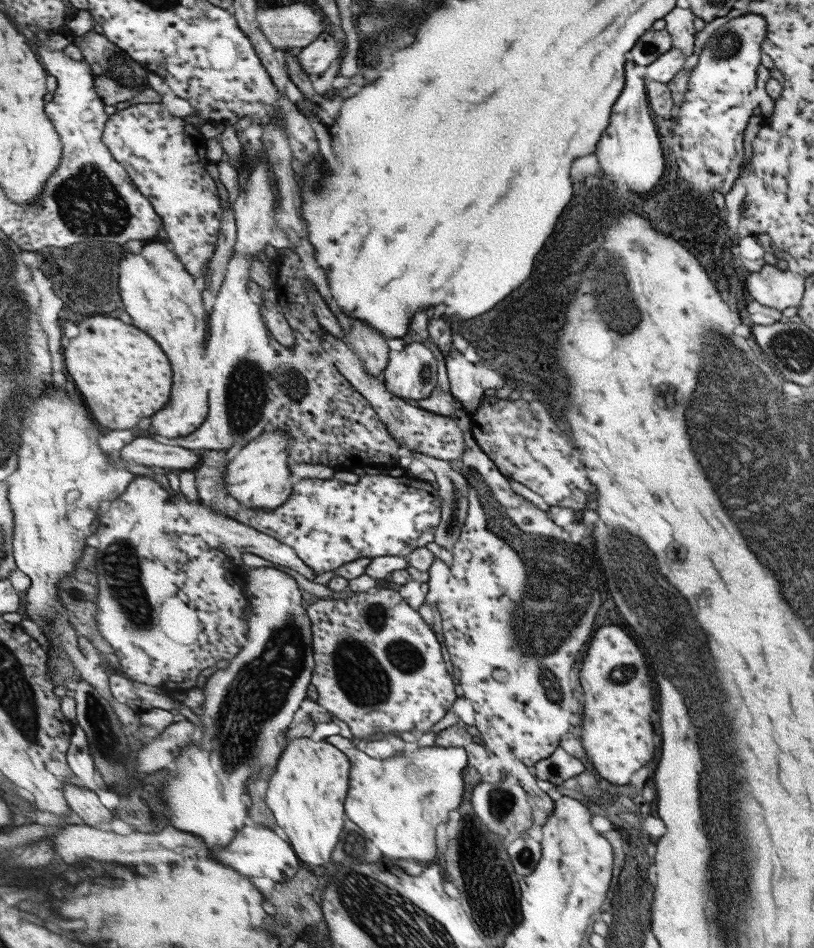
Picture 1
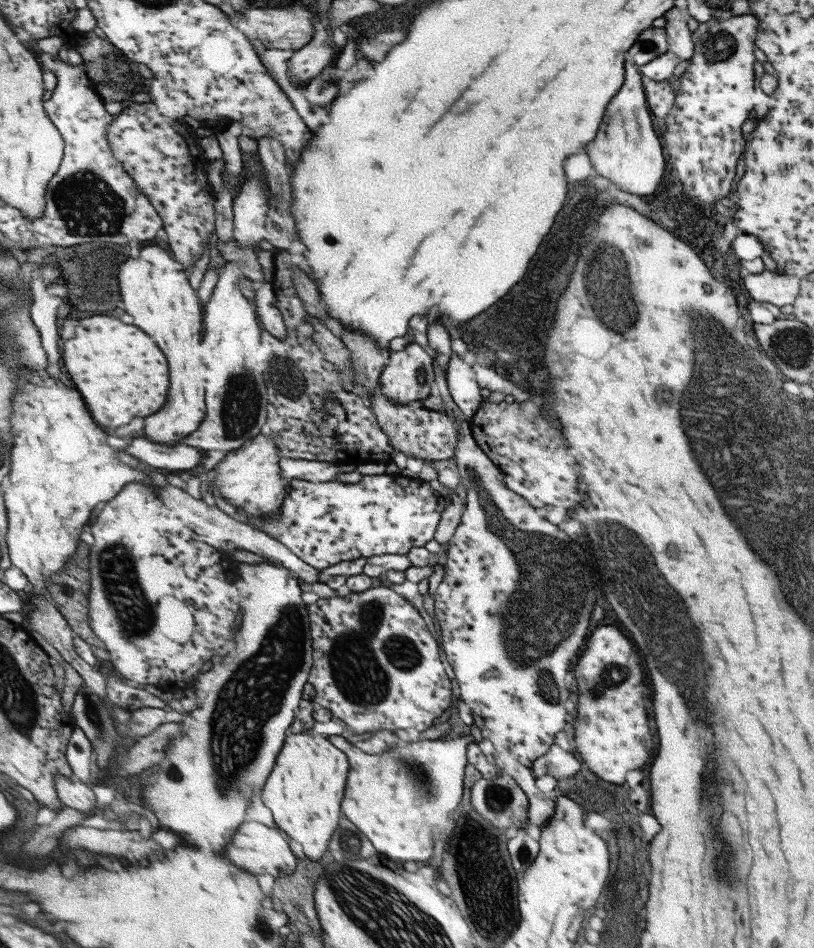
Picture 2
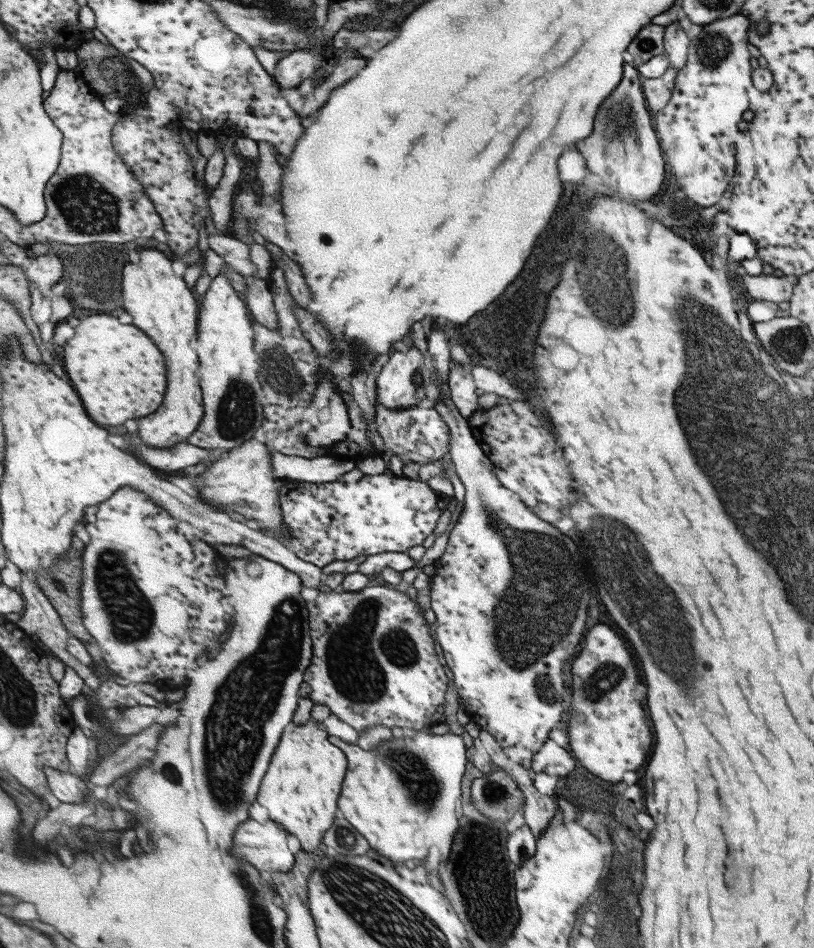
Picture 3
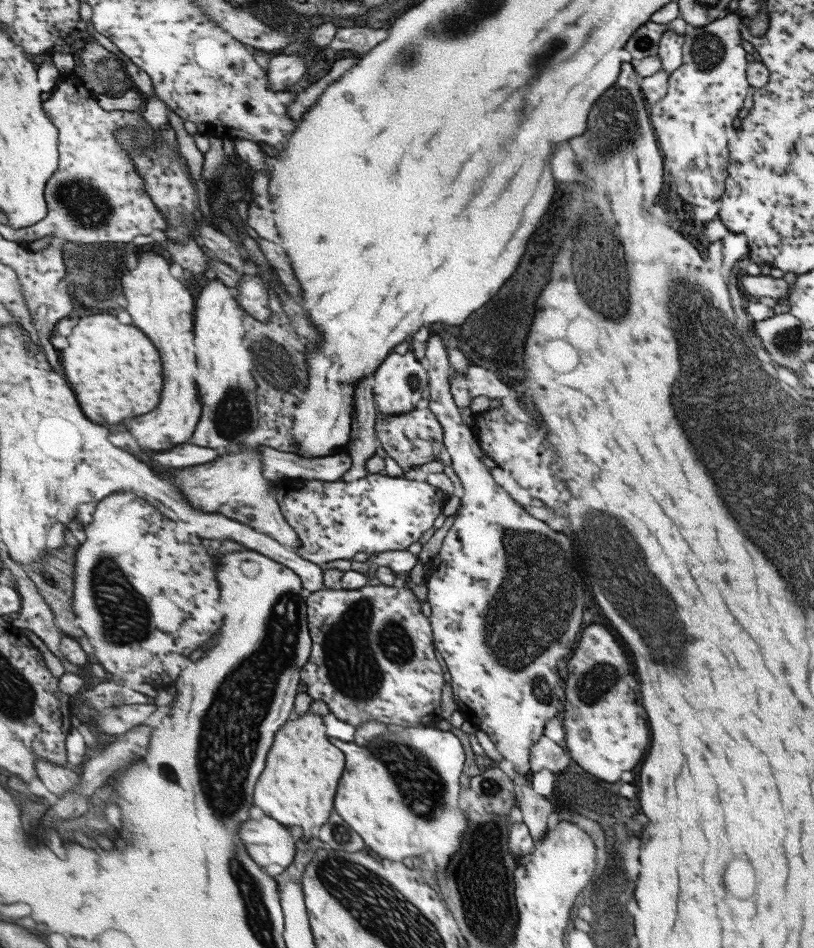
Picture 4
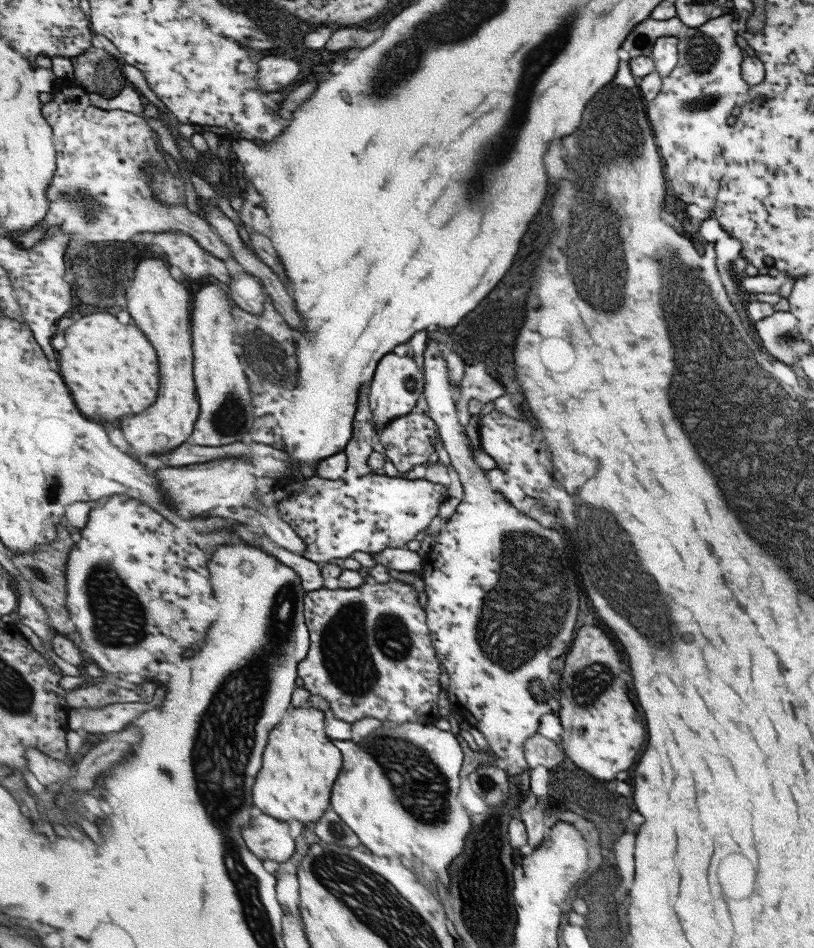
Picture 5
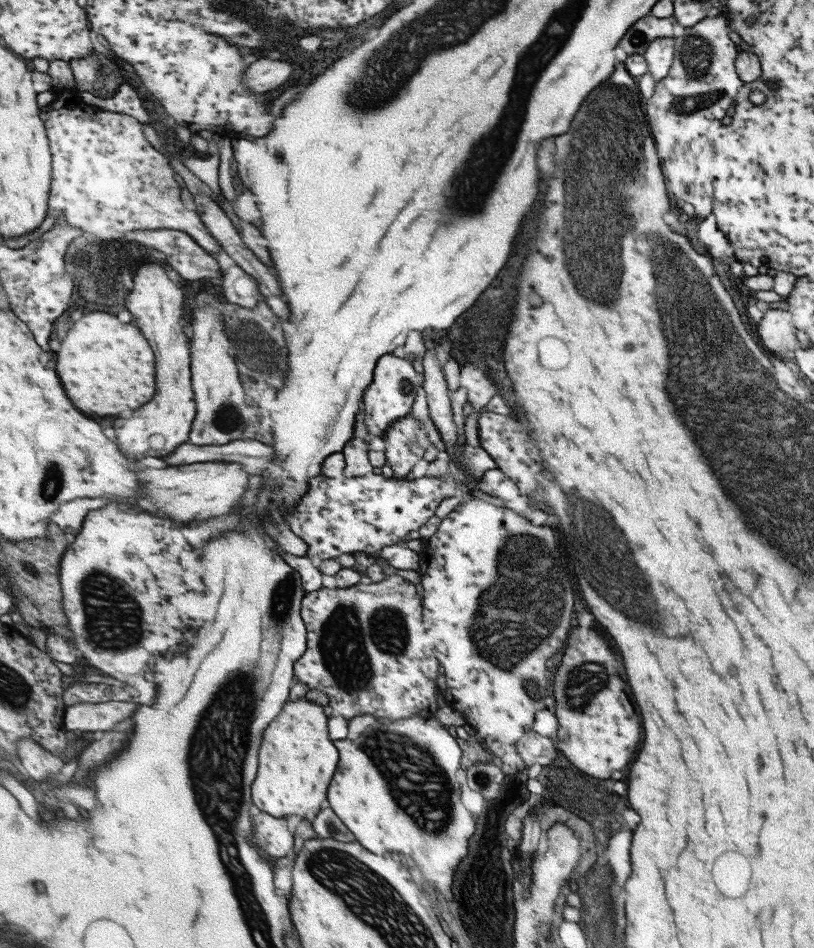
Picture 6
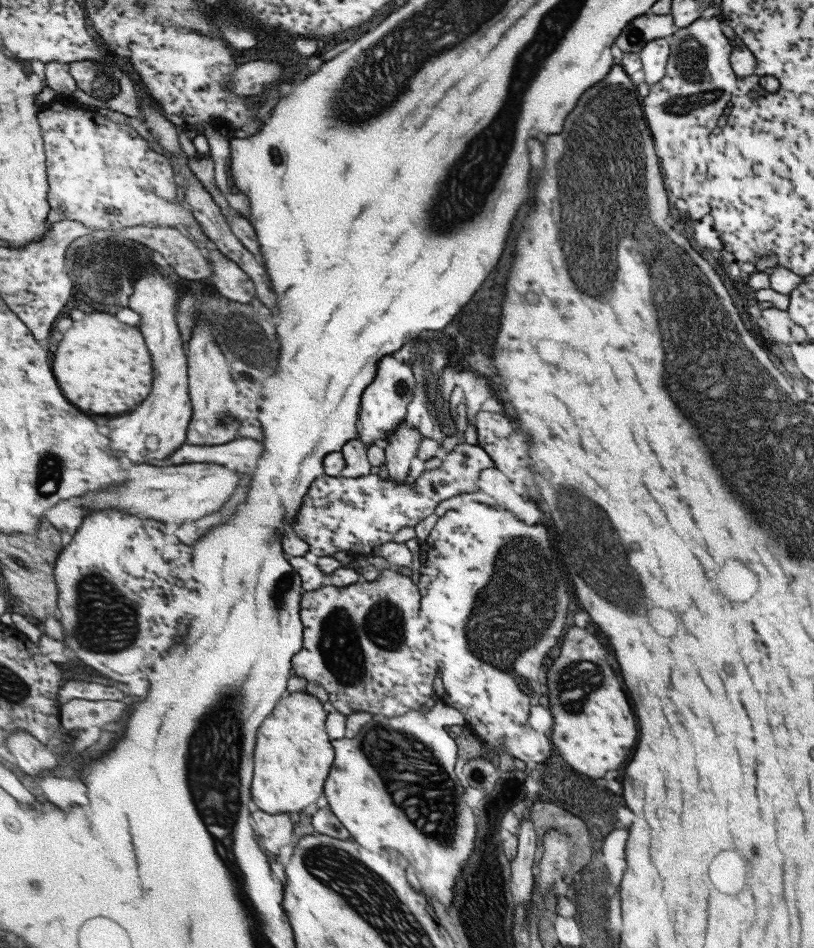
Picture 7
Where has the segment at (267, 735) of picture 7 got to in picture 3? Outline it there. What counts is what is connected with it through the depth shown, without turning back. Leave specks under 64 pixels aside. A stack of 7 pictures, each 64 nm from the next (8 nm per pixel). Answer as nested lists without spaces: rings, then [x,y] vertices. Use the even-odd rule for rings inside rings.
[[[312,718],[303,724],[292,724],[282,736],[280,746],[273,755],[272,764],[260,786],[258,802],[267,808],[269,818],[278,822],[288,832],[298,838],[301,849],[306,852],[315,852],[319,844],[324,842],[325,833],[333,826],[344,780],[348,774],[348,756],[336,744],[329,740],[330,734],[323,727],[321,721]]]

